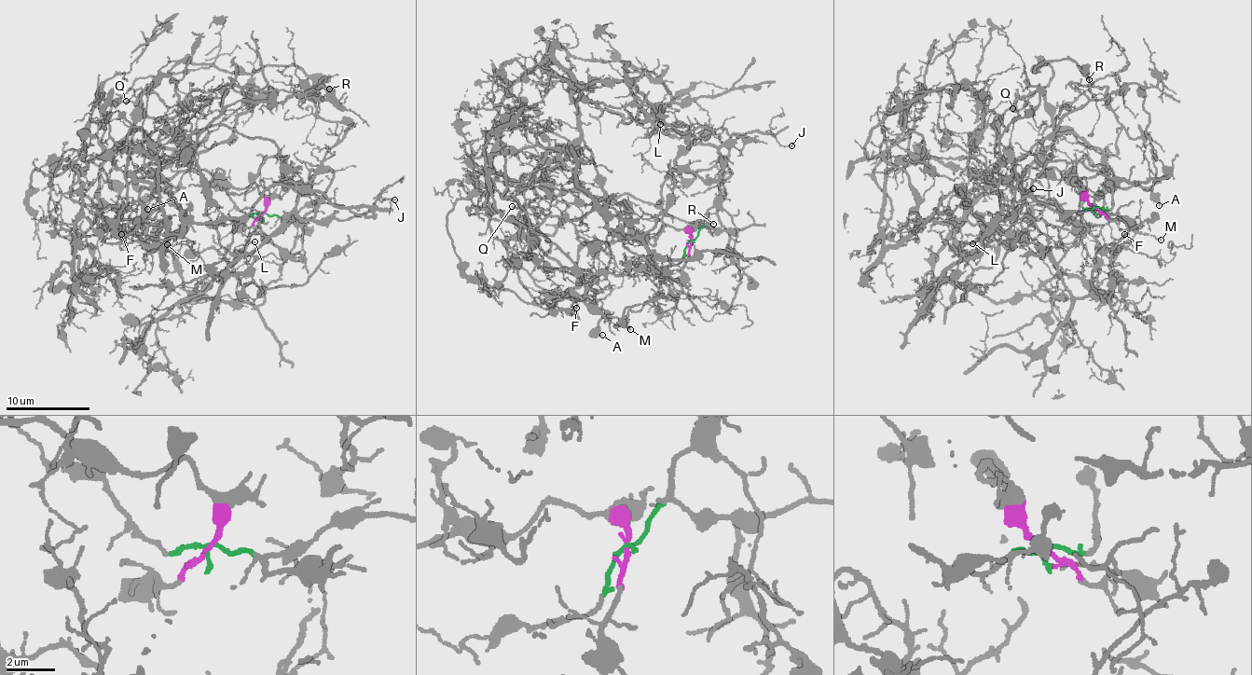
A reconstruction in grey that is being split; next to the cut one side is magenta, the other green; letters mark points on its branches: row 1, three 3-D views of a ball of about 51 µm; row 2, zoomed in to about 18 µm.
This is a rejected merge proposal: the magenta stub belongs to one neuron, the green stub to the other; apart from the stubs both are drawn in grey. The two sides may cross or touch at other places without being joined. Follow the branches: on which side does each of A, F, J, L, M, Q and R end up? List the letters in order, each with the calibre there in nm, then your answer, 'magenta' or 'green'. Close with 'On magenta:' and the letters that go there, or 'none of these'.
A: 130 nm thick; magenta
F: 140 nm thick; magenta
J: 120 nm thick; green
L: 120 nm thick; green
M: 110 nm thick; magenta
Q: 120 nm thick; magenta
R: 130 nm thick; magenta
On magenta: A, F, M, Q, R

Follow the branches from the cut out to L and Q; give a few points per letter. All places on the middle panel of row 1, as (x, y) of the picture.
L: (691, 241), (718, 197), (722, 158), (716, 146), (689, 143), (667, 130), (645, 135), (659, 123)
Q: (691, 241), (664, 226), (584, 243), (584, 282), (593, 274), (551, 255), (531, 235), (532, 212), (512, 207)

